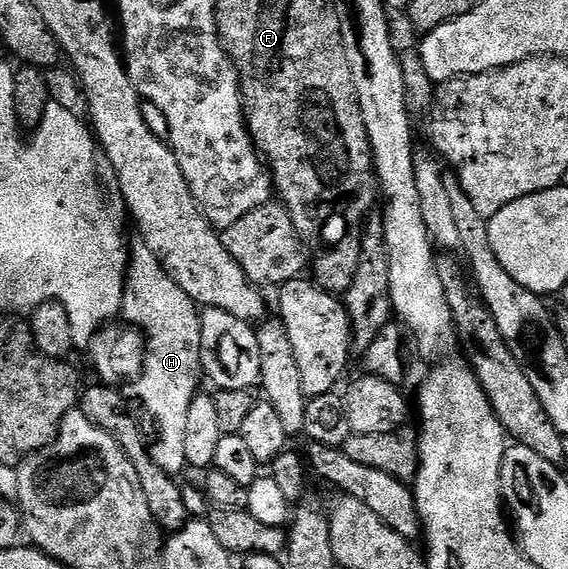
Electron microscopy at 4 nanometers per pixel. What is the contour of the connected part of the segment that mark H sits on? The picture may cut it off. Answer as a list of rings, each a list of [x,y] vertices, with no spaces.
[[[134,242],[135,245],[127,255],[125,268],[125,296],[121,302],[121,315],[128,326],[136,329],[145,341],[145,360],[143,369],[132,384],[133,391],[137,394],[137,403],[141,411],[149,420],[144,420],[143,427],[147,432],[151,461],[159,465],[169,475],[180,476],[181,470],[186,470],[185,454],[183,448],[187,445],[187,412],[191,409],[191,401],[199,393],[197,387],[203,383],[201,369],[201,311],[199,304],[163,269],[159,257],[151,253],[151,249],[145,243]]]

